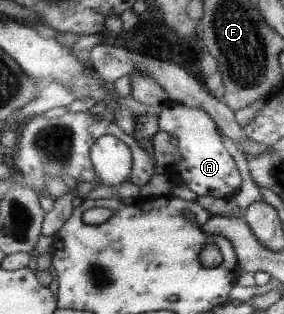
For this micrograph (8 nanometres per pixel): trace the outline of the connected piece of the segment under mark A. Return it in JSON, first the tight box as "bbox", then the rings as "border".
{"bbox":[158,104,242,198],"border":[[[165,104],[158,114],[159,130],[164,130],[177,144],[182,160],[173,163],[168,174],[172,181],[180,182],[196,192],[197,196],[232,198],[240,185],[242,176],[234,158],[222,144],[216,124],[204,110],[178,104]]]}

